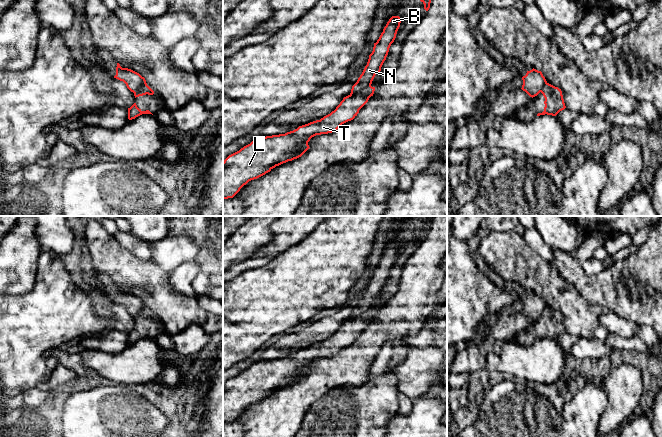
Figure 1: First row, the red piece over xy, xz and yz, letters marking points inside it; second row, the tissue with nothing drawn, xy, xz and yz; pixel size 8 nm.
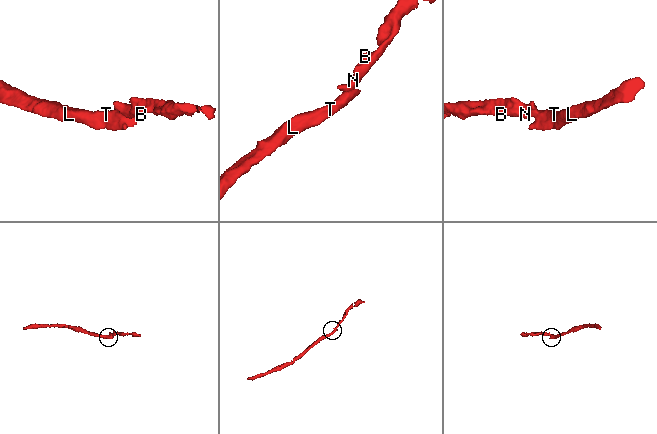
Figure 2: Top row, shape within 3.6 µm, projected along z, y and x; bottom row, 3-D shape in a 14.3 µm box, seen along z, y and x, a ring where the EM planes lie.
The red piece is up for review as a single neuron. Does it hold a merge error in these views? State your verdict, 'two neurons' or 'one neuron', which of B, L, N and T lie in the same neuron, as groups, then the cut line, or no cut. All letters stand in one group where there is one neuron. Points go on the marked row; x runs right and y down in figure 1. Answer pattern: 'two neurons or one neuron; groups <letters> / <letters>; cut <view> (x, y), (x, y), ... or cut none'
two neurons; groups B N / L T; cut xz (370, 85), (350, 94)

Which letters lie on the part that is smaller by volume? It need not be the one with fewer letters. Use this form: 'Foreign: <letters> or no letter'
Foreign: B, N

